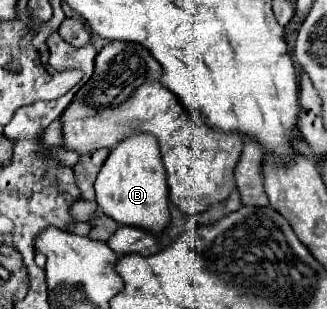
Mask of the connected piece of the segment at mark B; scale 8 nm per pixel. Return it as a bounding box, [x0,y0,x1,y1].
[96,134,170,234]

